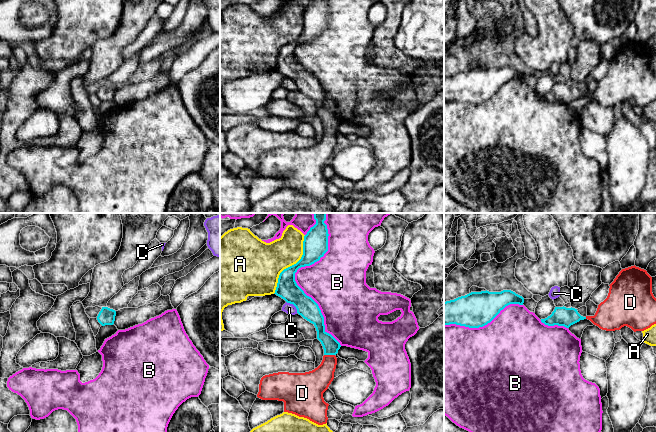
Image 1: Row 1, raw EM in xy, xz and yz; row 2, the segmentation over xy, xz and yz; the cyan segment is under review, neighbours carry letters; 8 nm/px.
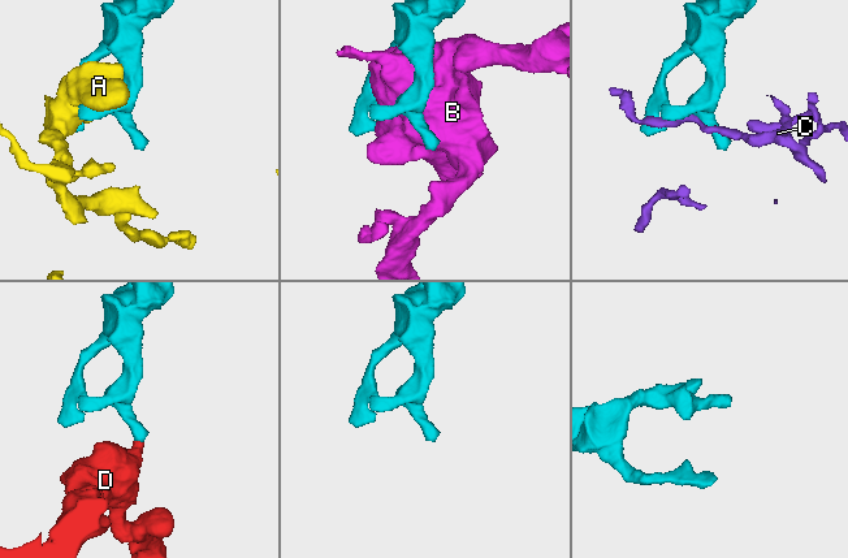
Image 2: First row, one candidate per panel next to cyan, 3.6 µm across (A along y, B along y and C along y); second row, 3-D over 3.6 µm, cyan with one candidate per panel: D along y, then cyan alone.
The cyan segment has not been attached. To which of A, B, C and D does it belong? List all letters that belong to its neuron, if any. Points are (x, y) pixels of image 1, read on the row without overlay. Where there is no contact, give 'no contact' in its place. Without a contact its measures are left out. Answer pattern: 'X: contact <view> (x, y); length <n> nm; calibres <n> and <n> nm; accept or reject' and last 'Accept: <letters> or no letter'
A: contact xz (292, 41); length 550 nm; calibres 200 and 340 nm; reject
B: contact xz (294, 56); length 1000 nm; calibres 170 and 340 nm; reject
C: contact xz (293, 80); length 130 nm; calibres 170 and 80 nm; reject
D: contact xz (329, 130); length 90 nm; calibres 130 and 200 nm; accept
Accept: D

